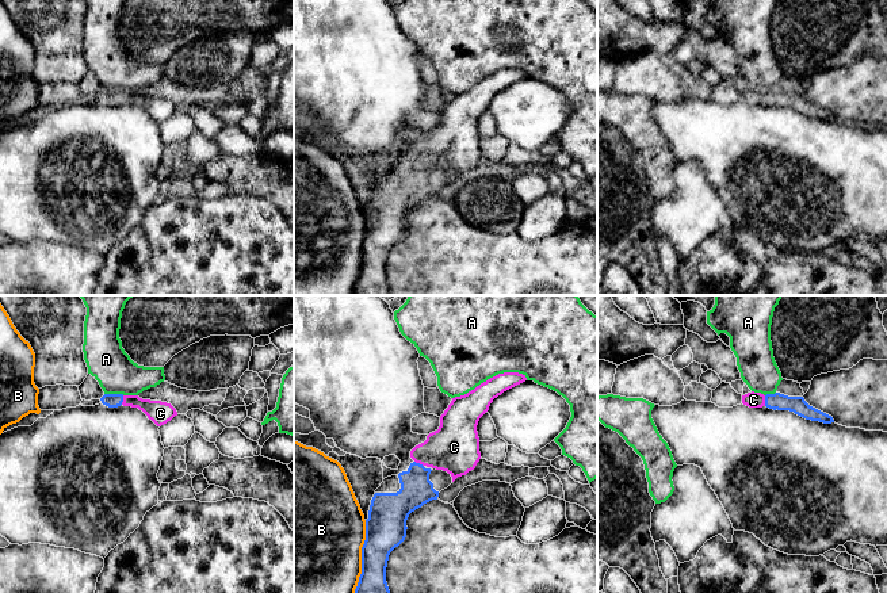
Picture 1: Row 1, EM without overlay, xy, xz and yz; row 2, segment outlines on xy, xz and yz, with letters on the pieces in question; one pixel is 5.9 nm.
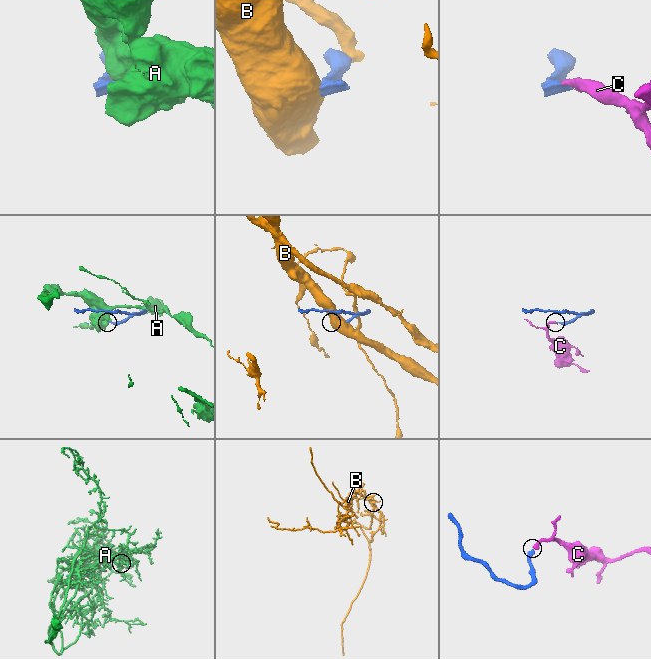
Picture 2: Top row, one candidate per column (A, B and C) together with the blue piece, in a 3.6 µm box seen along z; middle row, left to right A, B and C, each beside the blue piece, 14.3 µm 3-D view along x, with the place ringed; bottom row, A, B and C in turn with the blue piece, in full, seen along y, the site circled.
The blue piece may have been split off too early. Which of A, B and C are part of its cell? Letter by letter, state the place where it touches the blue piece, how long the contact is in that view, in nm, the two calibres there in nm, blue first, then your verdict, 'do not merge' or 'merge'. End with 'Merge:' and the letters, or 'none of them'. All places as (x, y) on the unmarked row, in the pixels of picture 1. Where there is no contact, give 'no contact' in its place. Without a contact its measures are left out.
A: xy (114, 91) | 120 nm | 80/240 nm | do not merge
B: xz (362, 256) | 460 nm | 240/500 nm | do not merge
C: yz (765, 98) | 60 nm | 100/100 nm | merge
Merge: C

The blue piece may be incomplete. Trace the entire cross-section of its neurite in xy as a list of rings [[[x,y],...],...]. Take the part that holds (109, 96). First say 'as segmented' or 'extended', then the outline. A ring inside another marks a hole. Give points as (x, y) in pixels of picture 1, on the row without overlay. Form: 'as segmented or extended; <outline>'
extended; [[[104,91],[100,95],[102,100],[108,104],[131,103],[142,107],[149,116],[157,123],[161,123],[177,112],[176,106],[167,99],[142,96],[138,92],[123,92],[123,91]]]

